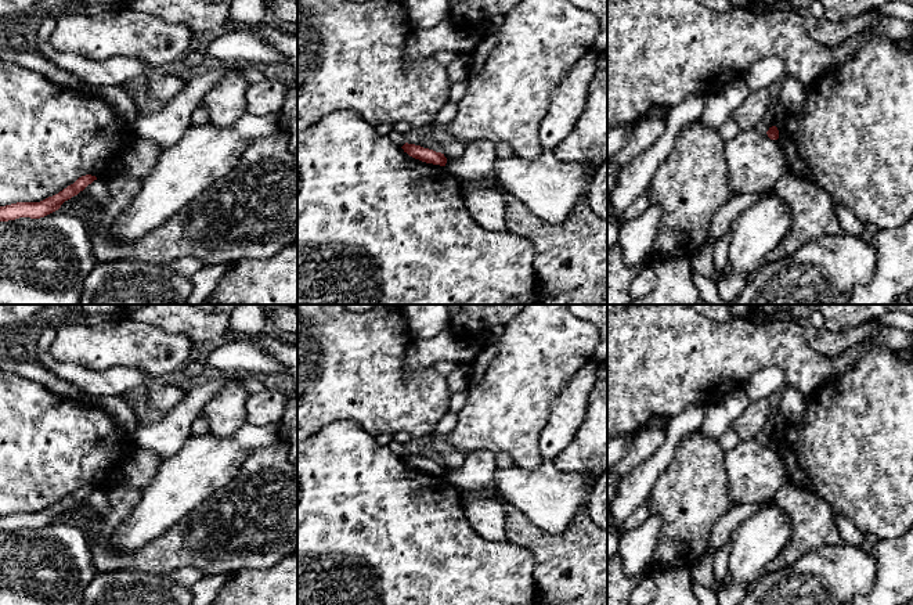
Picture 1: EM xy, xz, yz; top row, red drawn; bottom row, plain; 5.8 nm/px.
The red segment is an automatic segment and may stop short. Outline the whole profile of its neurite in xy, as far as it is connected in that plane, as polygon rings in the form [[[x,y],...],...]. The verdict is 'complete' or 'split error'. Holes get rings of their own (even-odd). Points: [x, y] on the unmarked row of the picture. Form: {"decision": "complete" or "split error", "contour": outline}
{"decision": "complete", "contour": [[[86,485],[79,487],[73,494],[68,496],[58,504],[48,507],[40,512],[17,512],[0,516],[0,532],[15,530],[19,527],[40,529],[61,518],[61,515],[83,501],[89,494],[97,490],[95,486]]]}

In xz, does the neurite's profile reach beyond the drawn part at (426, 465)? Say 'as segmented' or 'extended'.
as segmented

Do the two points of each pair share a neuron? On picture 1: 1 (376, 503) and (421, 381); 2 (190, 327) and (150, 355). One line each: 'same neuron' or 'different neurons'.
1: different neurons
2: different neurons

